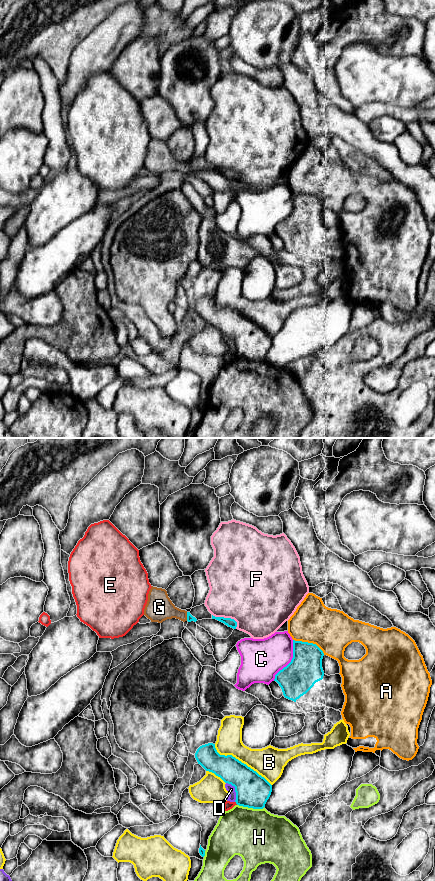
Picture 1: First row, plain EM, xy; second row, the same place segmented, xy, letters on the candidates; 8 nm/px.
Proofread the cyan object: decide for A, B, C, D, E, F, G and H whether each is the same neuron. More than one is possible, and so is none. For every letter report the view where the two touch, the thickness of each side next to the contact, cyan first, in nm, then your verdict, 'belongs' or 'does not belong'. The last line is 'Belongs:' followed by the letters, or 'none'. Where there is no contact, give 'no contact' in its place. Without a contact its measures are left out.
A: xy | 280/340 nm | does not belong
B: xy | 260/260 nm | does not belong
C: xy | 280/340 nm | does not belong
D: xy | 280/60 nm | does not belong
E: xy | 280/70 nm | does not belong
F: xy | 70/480 nm | does not belong
G: xy | 50/220 nm | belongs
H: xy | 280/420 nm | does not belong
Belongs: G

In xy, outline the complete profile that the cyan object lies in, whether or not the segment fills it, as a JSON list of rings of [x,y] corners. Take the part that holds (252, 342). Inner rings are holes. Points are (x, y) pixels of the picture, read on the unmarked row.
[[[213,295],[200,298],[195,310],[206,323],[235,339],[237,357],[253,361],[265,359],[272,337],[256,323],[232,307],[220,307]]]

